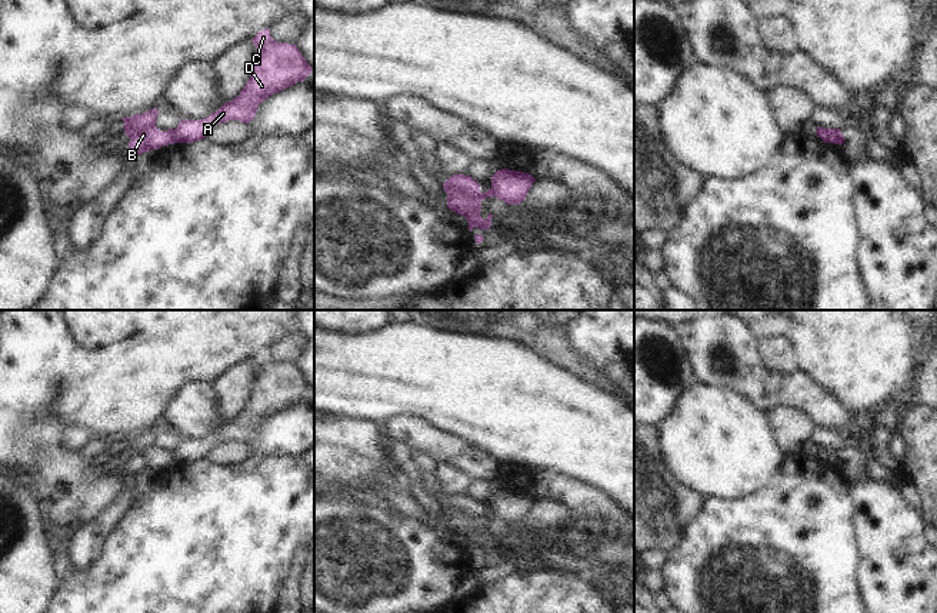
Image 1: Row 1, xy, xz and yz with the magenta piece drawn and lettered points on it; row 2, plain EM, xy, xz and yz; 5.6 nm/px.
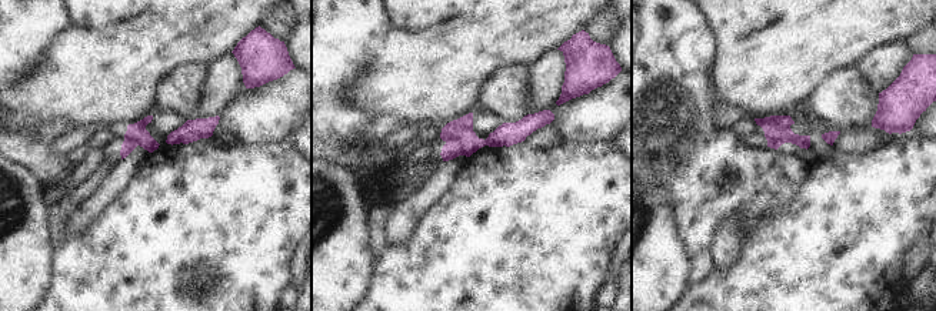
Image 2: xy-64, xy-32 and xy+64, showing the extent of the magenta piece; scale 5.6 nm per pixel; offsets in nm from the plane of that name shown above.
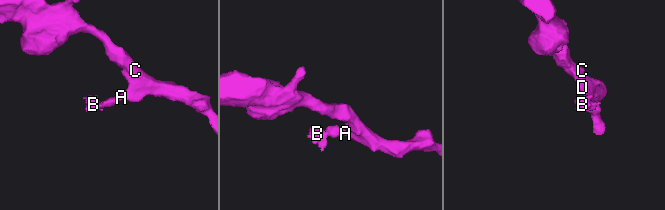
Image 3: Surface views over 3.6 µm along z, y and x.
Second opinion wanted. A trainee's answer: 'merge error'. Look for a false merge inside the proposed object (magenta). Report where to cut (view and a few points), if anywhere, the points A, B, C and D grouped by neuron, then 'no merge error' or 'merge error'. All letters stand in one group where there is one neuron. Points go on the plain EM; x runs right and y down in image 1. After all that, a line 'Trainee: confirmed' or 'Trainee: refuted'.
cut xy (172, 450), (176, 462); groups A C D / B; merge error
Trainee: confirmed

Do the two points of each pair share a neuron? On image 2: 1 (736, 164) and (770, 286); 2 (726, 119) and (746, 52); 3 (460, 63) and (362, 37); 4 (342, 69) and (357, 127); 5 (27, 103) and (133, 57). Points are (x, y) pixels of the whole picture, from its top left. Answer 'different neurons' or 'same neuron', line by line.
1: different neurons
2: different neurons
3: different neurons
4: same neuron
5: same neuron

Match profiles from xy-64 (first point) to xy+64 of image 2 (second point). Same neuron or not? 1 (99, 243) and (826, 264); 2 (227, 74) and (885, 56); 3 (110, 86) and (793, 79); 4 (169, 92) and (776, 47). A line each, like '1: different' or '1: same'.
1: same
2: same
3: same
4: different

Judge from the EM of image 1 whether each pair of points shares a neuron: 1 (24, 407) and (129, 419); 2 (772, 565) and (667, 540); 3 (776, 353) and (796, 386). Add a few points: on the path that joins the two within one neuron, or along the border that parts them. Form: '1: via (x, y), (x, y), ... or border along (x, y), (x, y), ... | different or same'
1: border along (64, 377), (54, 412), (67, 427) | different
2: border along (697, 515), (687, 526), (682, 540), (666, 552) | different
3: border along (759, 355), (772, 369), (782, 373), (799, 372) | different

